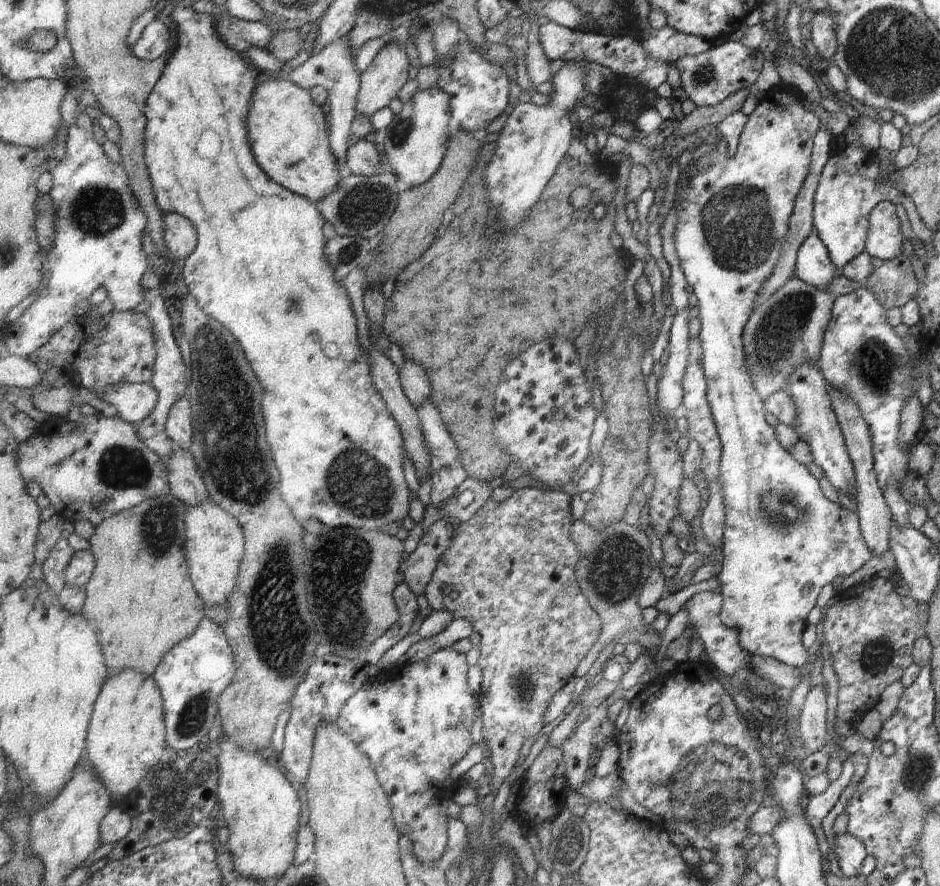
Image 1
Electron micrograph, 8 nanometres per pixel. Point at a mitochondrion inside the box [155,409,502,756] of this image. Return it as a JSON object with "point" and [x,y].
{"point":[273,631]}

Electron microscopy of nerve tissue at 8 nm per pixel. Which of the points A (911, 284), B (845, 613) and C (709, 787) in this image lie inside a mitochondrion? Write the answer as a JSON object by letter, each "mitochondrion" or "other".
{"A":"other","B":"other","C":"mitochondrion"}

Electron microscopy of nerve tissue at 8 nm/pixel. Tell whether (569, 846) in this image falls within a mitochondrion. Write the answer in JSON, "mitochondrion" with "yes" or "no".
{"mitochondrion":"yes"}

